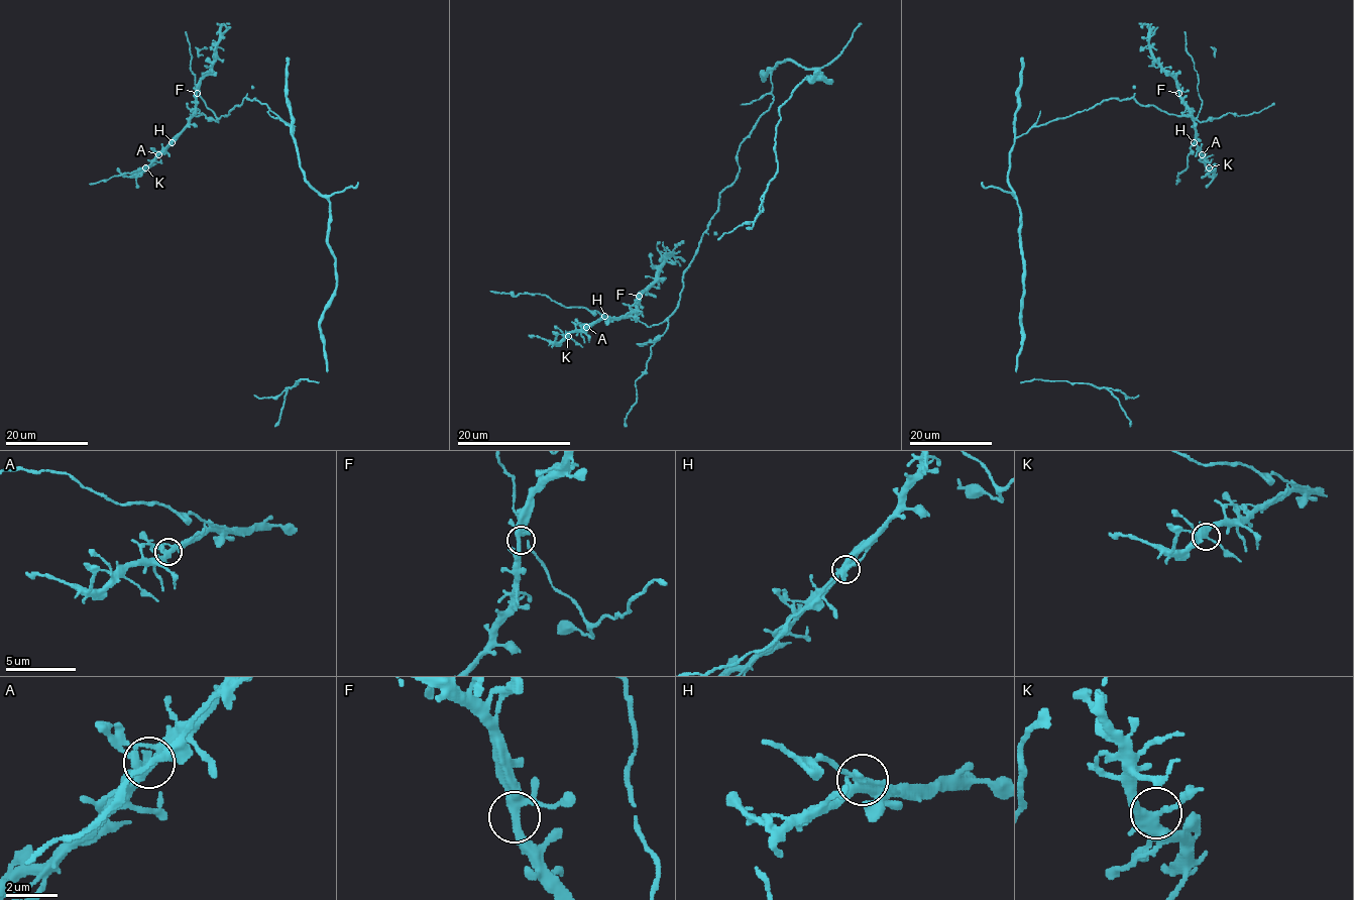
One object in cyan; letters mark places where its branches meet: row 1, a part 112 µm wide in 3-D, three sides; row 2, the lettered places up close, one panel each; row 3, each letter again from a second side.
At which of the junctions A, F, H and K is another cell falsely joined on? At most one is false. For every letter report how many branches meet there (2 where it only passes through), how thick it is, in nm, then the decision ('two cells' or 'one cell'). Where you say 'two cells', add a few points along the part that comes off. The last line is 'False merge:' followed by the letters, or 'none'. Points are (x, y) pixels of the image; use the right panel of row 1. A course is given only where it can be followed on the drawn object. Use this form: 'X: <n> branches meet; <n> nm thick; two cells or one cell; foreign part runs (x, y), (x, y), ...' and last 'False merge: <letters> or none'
A: 4 branches meet; 340 nm thick; one cell
F: 4 branches meet; 320 nm thick; one cell
H: 4 branches meet; 340 nm thick; two cells; foreign part runs (1194, 141), (1188, 166), (1177, 174), (1175, 184)
K: 4 branches meet; 360 nm thick; one cell
False merge: H

